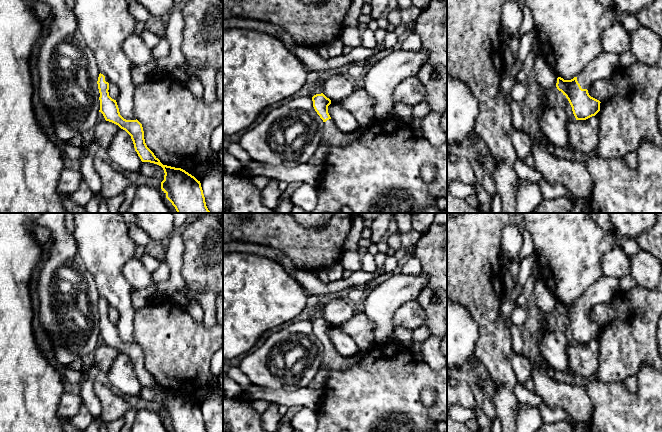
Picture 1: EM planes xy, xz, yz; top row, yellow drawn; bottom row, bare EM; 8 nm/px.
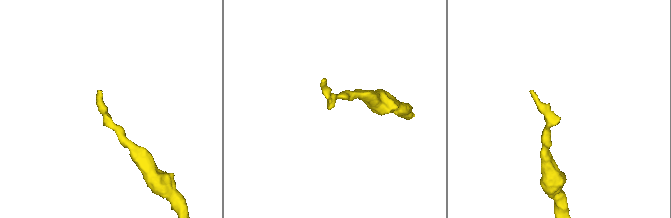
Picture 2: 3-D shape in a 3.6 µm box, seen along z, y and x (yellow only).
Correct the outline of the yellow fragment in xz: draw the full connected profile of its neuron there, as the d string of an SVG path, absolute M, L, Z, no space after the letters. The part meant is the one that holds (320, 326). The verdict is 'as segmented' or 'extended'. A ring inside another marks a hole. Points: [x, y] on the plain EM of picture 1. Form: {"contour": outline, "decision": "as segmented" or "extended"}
{"contour": "M323 317L314 319L312 325L315 335L324 346L323 361L320 369L325 369L331 374L335 371L348 369L357 360L358 354L353 357L342 357L337 352L328 337L328 330L331 328L331 324Z", "decision": "extended"}

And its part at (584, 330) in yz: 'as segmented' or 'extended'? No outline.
extended

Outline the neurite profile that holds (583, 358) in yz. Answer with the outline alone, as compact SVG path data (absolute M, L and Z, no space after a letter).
M595 340L567 347L570 366L582 382L596 377L598 350L599 344Z

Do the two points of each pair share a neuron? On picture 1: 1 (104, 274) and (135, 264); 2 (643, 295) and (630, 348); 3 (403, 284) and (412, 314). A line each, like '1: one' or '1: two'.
1: two
2: one
3: two

